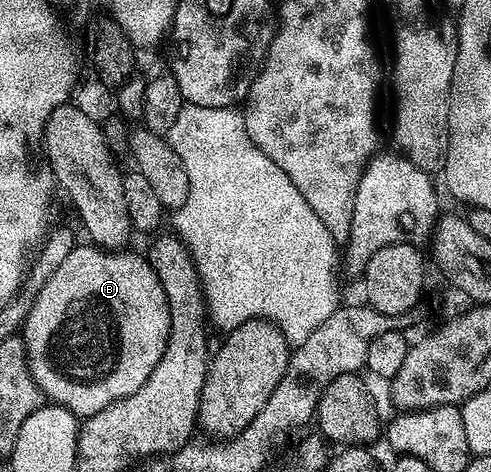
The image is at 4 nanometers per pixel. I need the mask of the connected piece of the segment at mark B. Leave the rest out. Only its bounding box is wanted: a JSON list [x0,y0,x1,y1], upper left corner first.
[22,245,170,420]

